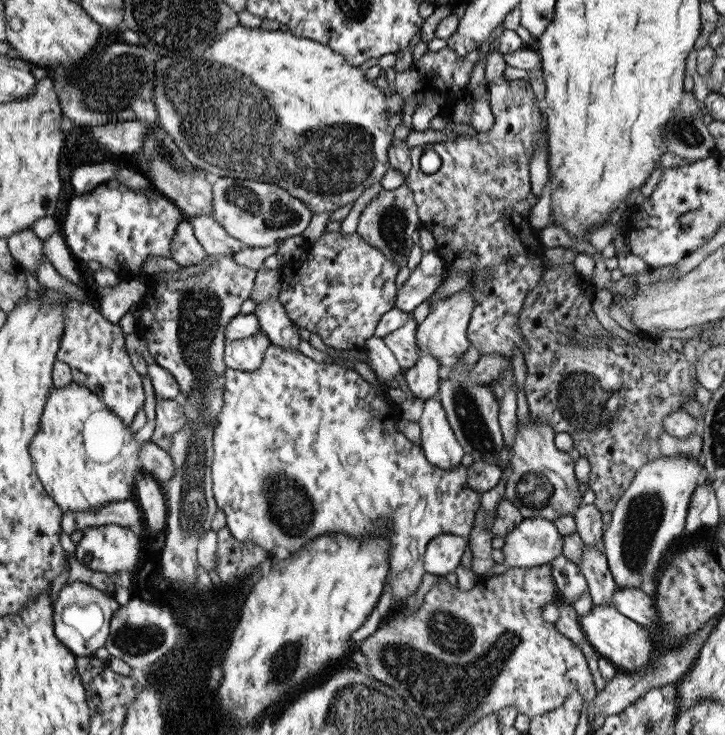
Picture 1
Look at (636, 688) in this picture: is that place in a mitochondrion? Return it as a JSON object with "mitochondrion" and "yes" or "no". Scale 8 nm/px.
{"mitochondrion":"no"}

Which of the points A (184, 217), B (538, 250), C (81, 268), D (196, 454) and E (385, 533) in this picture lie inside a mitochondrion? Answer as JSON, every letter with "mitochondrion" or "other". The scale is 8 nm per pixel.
{"A":"other","B":"other","C":"other","D":"mitochondrion","E":"other"}

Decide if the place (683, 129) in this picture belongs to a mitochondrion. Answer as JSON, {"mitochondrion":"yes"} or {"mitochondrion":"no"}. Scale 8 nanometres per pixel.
{"mitochondrion":"yes"}

